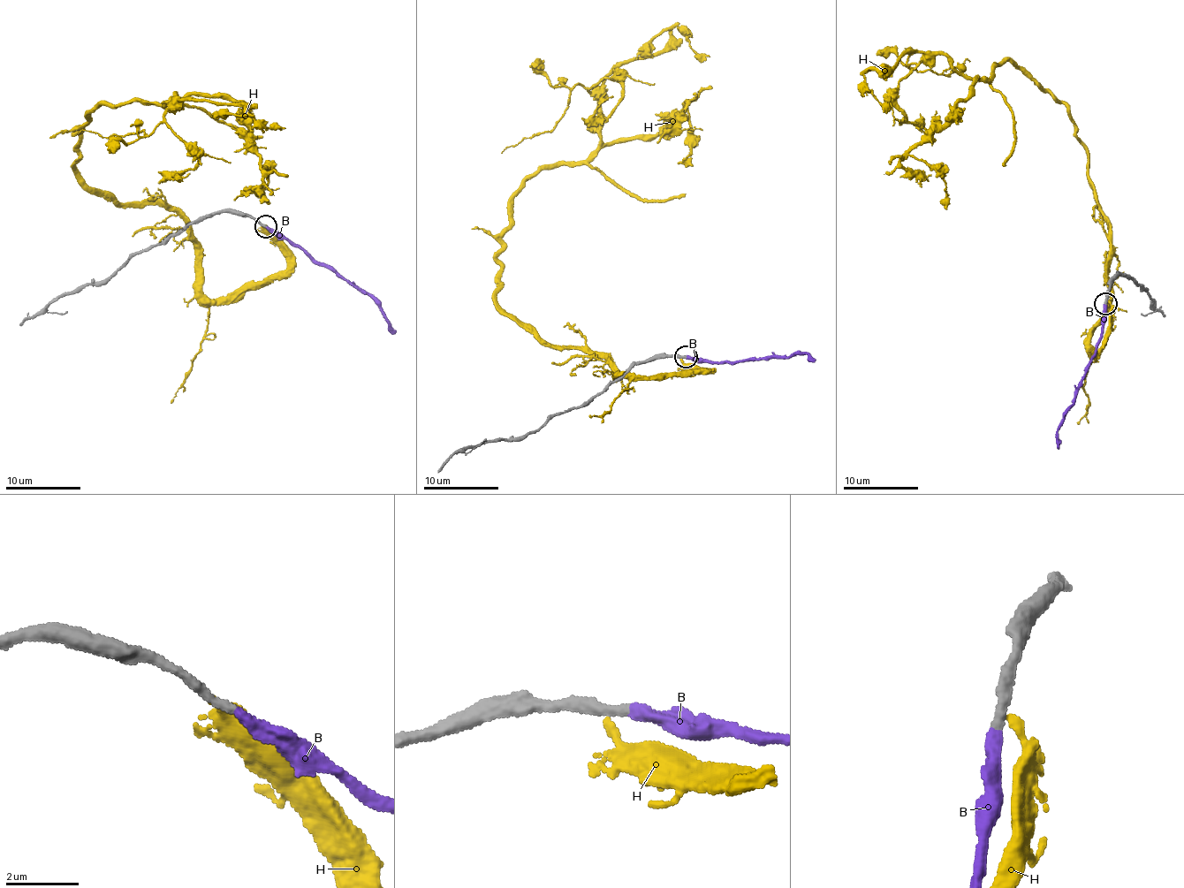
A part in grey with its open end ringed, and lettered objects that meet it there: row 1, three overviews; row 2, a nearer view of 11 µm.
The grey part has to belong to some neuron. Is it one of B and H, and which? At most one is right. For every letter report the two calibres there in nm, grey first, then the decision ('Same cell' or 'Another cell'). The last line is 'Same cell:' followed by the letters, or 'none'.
B: Thickness 260 nm (grey) against 320 nm. Same cell
H: Thickness 360 nm (grey) against 200 nm. Another cell
Same cell: B

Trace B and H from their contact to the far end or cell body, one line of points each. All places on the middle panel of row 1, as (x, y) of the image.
B: (685, 357), (720, 363), (806, 353), (815, 362)
H: (680, 358), (706, 372), (550, 348), (496, 297), (497, 253), (525, 181), (684, 105), (693, 166)

